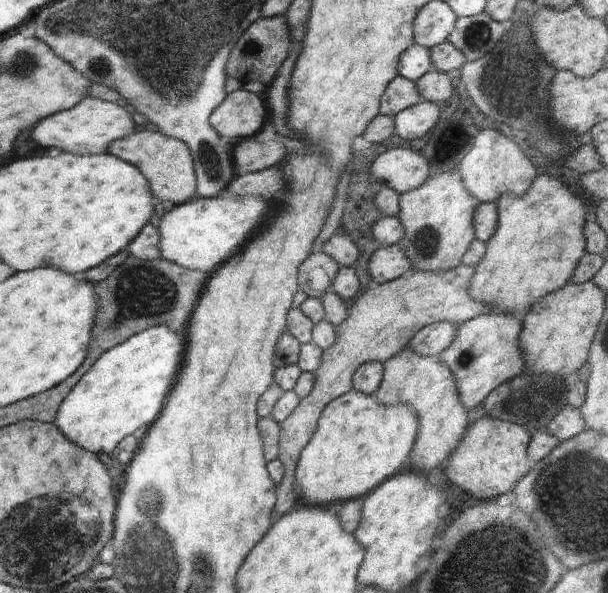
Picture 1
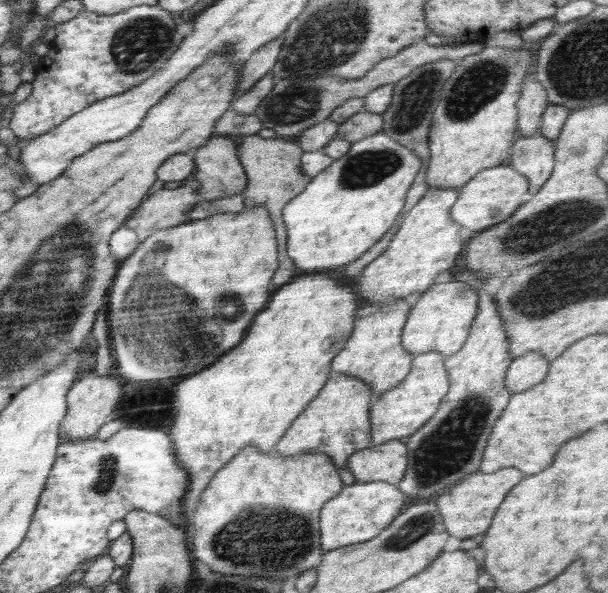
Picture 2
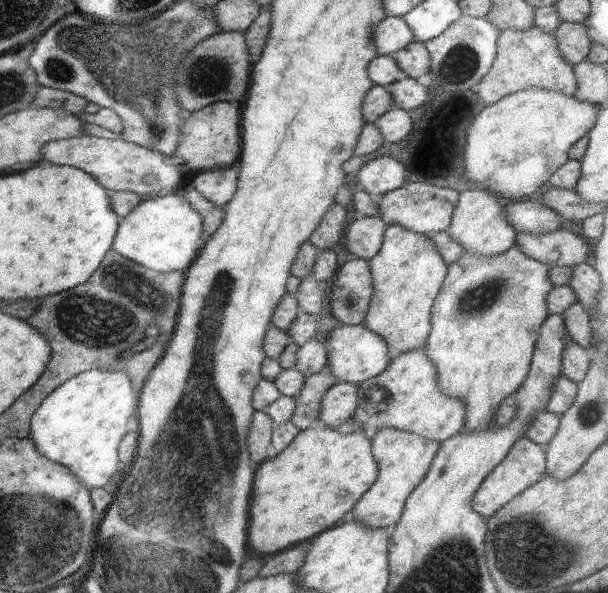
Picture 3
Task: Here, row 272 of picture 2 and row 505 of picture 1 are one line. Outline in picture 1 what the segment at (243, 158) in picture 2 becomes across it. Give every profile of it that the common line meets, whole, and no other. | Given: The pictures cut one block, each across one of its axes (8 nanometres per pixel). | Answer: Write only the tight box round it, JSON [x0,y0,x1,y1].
[272,264,491,522]

